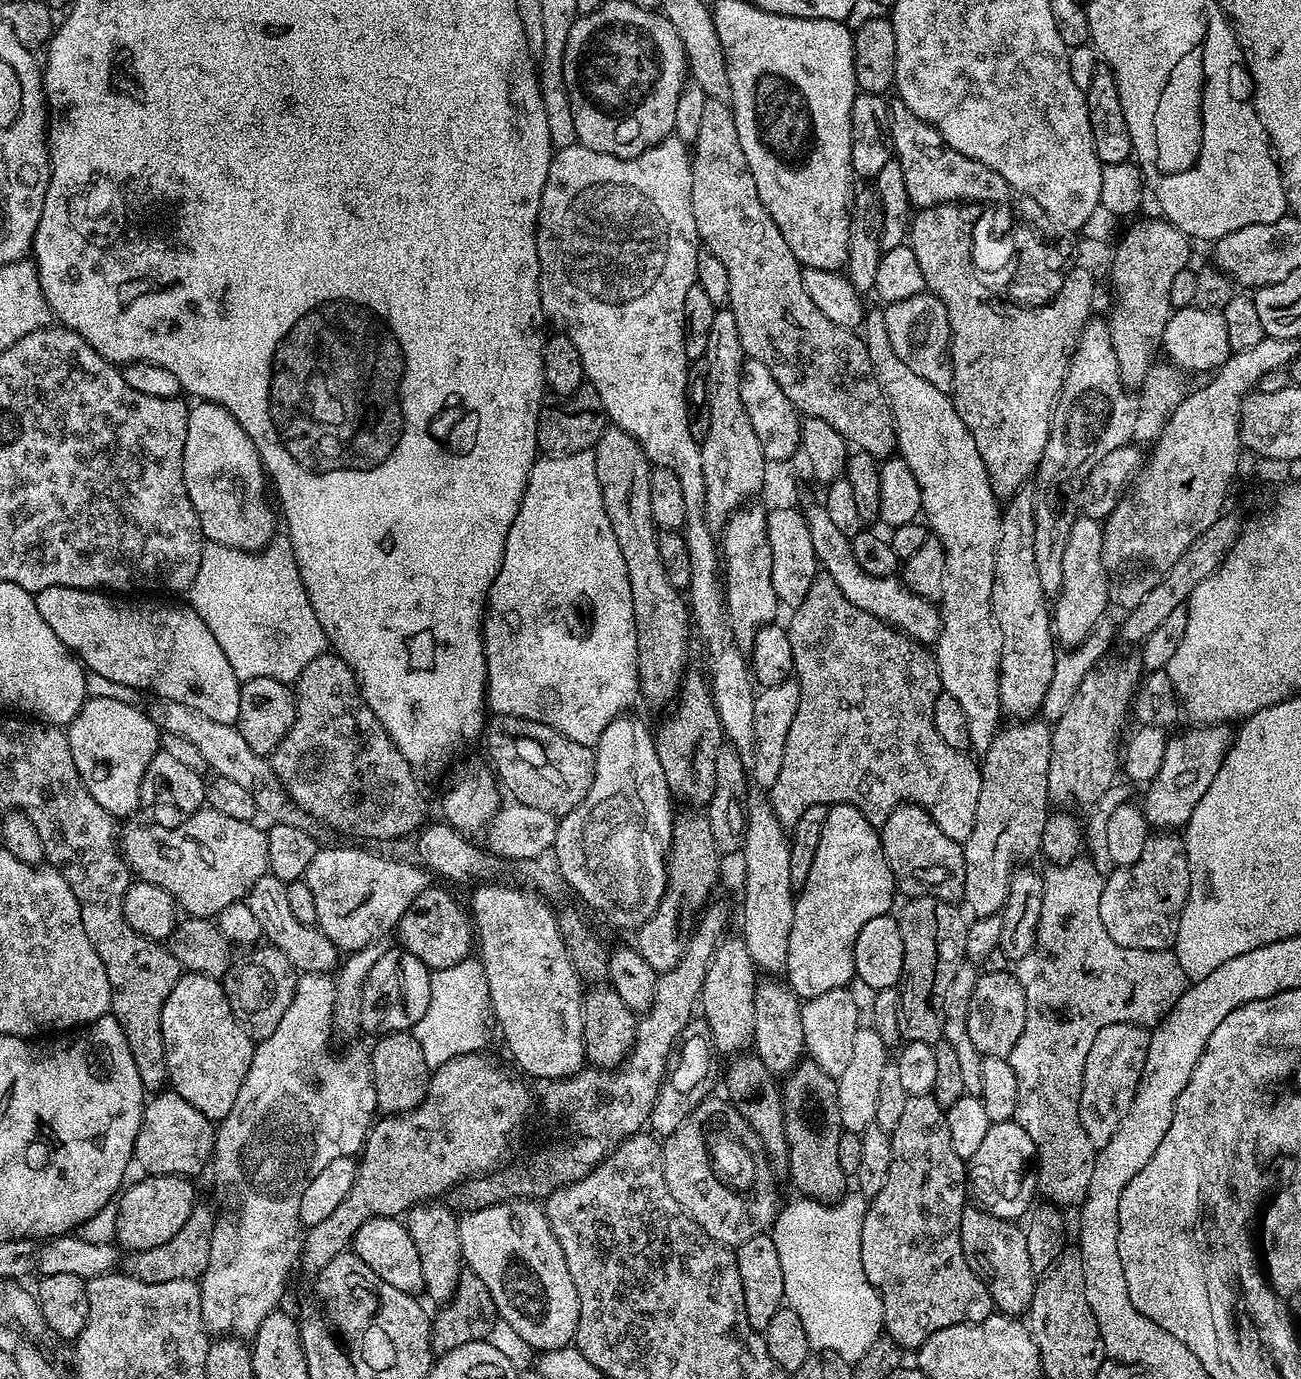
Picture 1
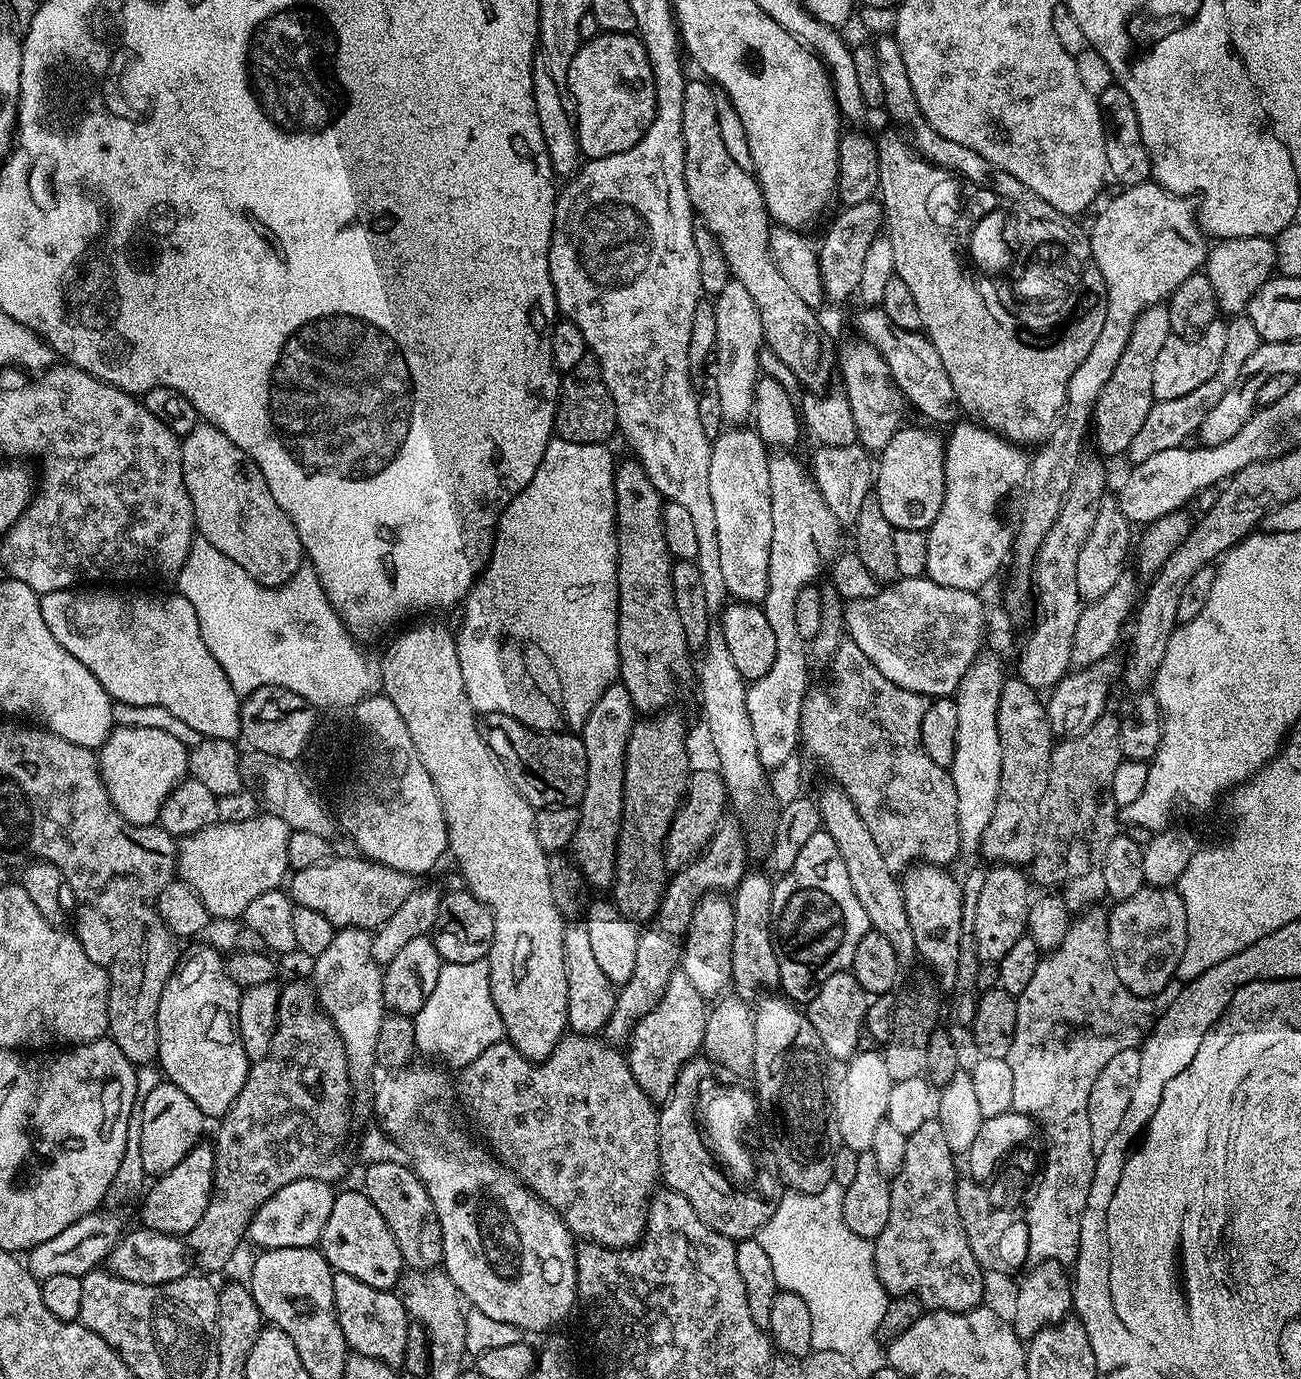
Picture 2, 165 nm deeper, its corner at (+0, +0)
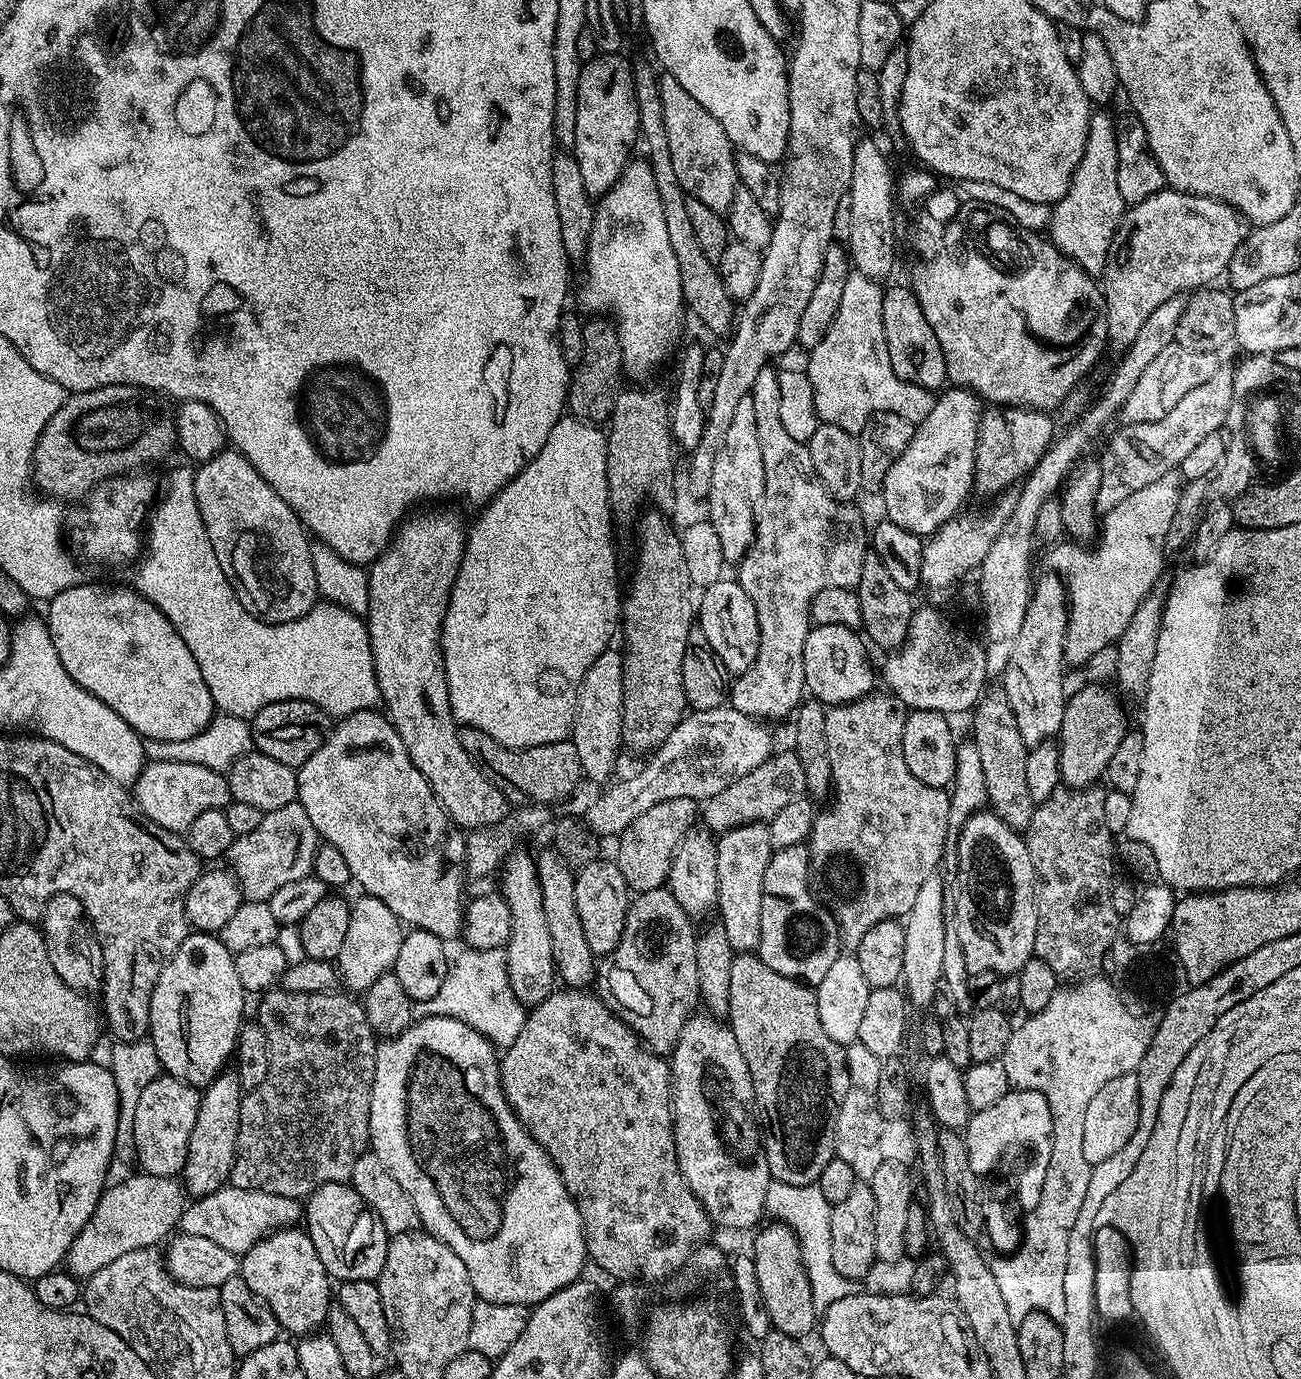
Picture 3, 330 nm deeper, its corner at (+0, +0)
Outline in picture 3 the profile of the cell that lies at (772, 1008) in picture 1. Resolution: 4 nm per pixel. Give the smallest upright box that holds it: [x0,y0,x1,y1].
[716,823,773,953]

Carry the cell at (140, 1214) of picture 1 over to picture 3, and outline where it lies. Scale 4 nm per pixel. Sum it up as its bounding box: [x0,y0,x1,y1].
[182,1070,244,1197]

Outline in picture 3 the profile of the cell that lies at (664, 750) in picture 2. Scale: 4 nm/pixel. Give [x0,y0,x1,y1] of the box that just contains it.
[620,510,694,754]

